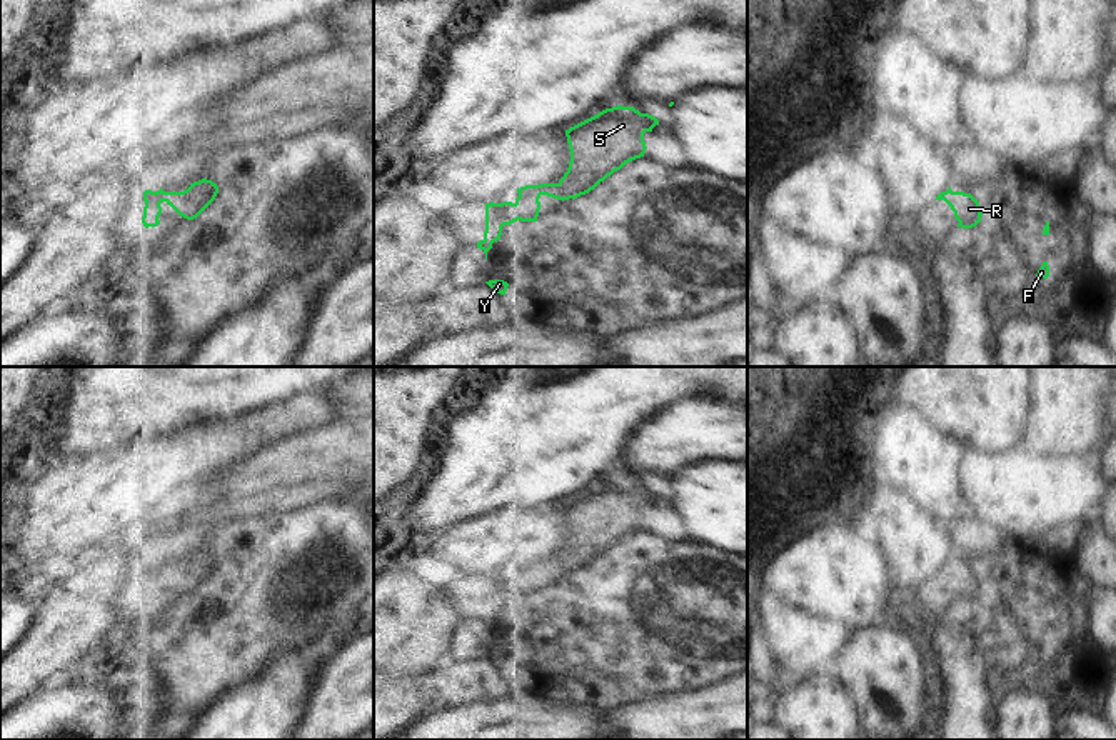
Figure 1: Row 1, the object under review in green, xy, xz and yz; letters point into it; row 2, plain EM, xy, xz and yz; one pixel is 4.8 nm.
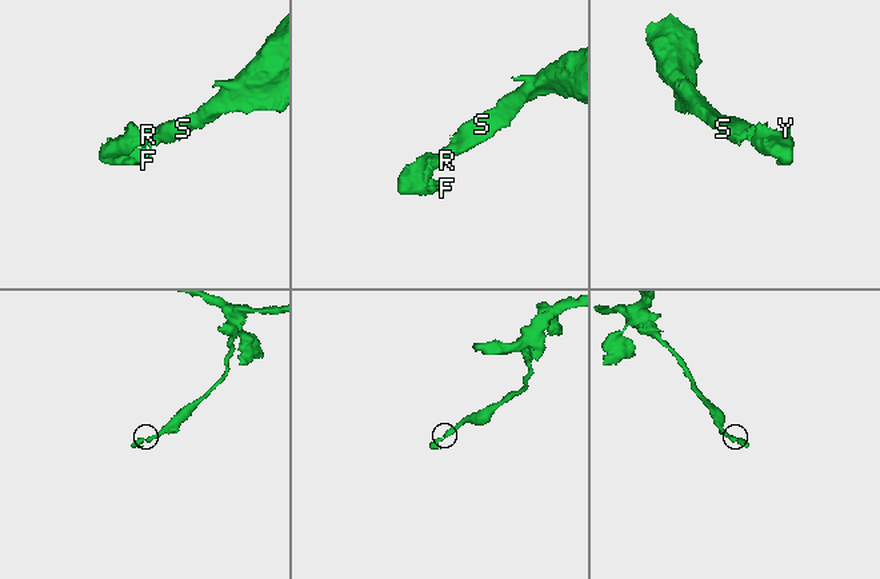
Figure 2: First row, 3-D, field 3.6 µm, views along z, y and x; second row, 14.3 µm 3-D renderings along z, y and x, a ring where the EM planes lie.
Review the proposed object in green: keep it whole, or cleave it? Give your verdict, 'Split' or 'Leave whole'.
Leave whole.

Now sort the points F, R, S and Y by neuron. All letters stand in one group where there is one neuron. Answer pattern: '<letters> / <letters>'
F R S Y

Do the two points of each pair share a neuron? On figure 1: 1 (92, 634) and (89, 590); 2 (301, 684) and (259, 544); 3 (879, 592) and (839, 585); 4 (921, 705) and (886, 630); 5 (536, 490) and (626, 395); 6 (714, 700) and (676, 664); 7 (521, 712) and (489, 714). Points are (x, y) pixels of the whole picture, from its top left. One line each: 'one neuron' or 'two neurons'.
1: one neuron
2: two neurons
3: one neuron
4: one neuron
5: one neuron
6: two neurons
7: one neuron

